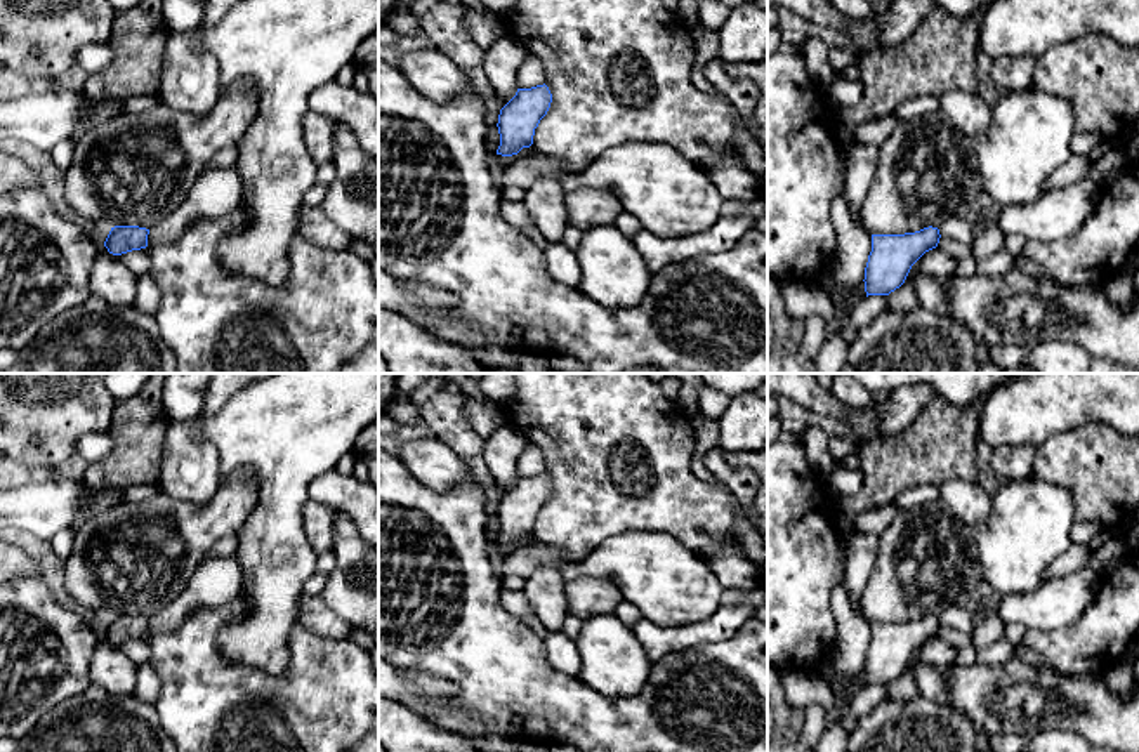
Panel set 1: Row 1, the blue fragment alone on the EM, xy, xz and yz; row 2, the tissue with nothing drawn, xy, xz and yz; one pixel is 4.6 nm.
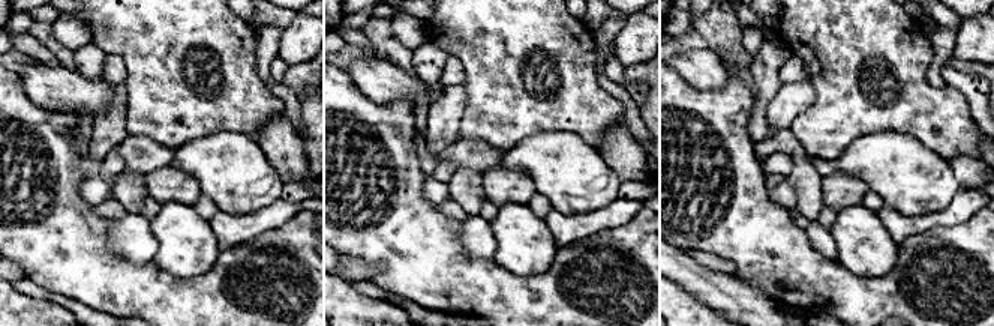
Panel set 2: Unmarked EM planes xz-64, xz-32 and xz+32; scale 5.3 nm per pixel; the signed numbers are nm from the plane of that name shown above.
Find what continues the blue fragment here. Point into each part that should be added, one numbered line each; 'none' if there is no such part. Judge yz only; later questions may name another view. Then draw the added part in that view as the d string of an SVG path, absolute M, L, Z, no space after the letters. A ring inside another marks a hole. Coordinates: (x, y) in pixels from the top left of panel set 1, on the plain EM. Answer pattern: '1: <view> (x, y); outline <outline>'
none

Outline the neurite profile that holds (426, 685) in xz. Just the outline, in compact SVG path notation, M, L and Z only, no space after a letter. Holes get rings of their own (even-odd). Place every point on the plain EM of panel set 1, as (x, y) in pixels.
M427 672L411 674L415 693L422 698L443 696L450 698L458 693L458 686L448 679L431 676Z

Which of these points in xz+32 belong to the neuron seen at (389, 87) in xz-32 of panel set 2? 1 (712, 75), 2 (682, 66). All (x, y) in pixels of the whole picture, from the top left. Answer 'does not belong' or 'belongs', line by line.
1: belongs
2: belongs

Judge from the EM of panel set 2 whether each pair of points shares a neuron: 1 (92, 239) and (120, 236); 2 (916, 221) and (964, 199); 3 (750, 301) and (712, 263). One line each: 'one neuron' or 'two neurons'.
1: two neurons
2: one neuron
3: two neurons

